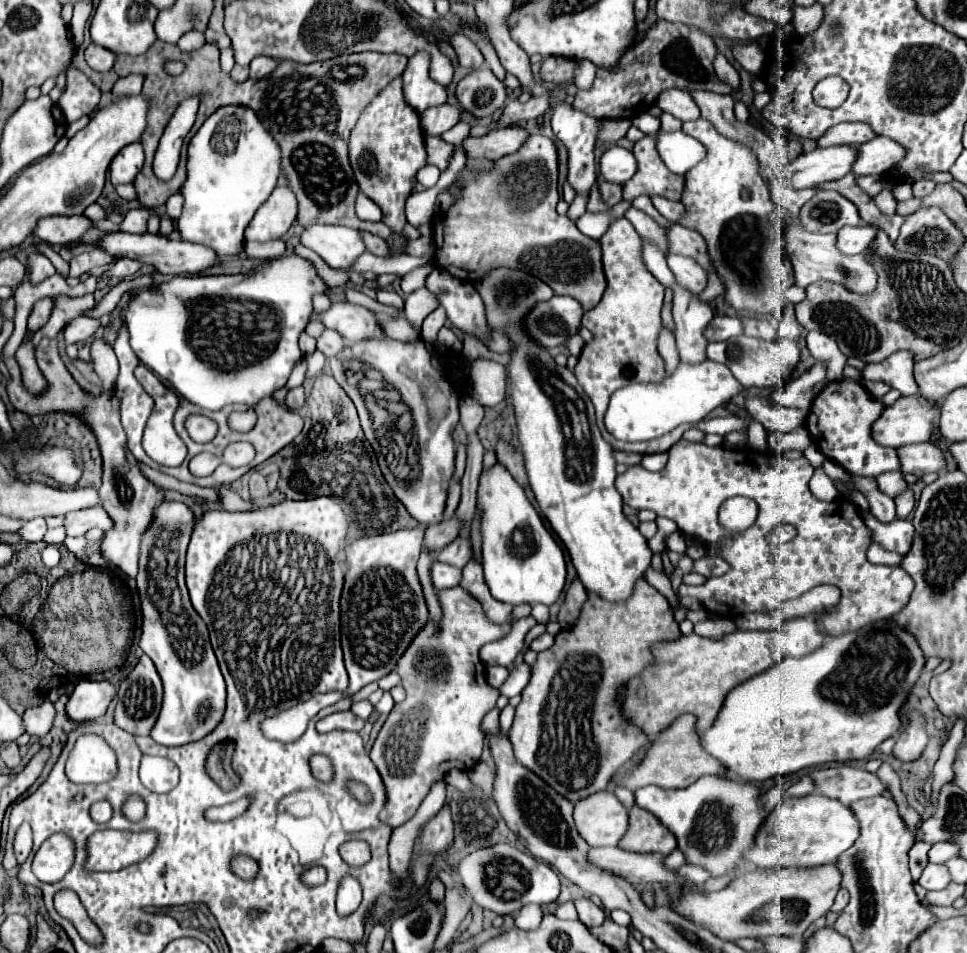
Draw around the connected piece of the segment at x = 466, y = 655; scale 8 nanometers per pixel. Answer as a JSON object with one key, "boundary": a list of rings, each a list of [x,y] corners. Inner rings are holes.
{"boundary":[[[462,587],[438,591],[438,601],[442,607],[440,623],[428,621],[396,665],[406,699],[394,705],[370,751],[370,759],[384,777],[388,795],[380,821],[390,827],[408,821],[432,783],[444,779],[450,769],[472,769],[478,763],[484,749],[480,723],[500,697],[498,689],[486,683],[478,651],[484,643],[504,637],[508,625],[490,623],[480,603]],[[446,761],[452,761],[452,767],[444,767]]]}

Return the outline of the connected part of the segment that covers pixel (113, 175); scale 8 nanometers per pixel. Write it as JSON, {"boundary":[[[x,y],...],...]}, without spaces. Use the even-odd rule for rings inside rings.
{"boundary":[[[126,145],[112,159],[112,165],[110,165],[110,181],[112,181],[112,185],[132,183],[134,177],[136,177],[136,173],[140,169],[142,169],[142,165],[140,165],[140,153],[132,153],[132,145]]]}

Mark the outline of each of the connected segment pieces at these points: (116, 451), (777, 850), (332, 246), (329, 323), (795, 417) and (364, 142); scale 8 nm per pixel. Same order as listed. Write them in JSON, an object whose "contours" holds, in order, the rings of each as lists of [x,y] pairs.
{"contours":[[[[42,339],[40,345],[36,347],[36,361],[44,377],[48,379],[50,387],[42,395],[30,395],[22,387],[22,377],[20,377],[20,367],[16,359],[6,359],[6,367],[10,371],[10,381],[6,385],[8,399],[10,403],[28,415],[34,413],[46,413],[46,411],[76,411],[80,413],[94,429],[100,451],[102,451],[102,461],[104,461],[104,477],[102,477],[102,487],[98,489],[100,493],[100,505],[106,509],[106,513],[112,517],[114,527],[104,533],[100,541],[100,555],[114,563],[128,579],[134,579],[138,573],[138,549],[140,549],[140,537],[148,529],[154,507],[164,501],[162,493],[158,487],[154,487],[138,469],[136,459],[130,455],[130,451],[124,445],[124,429],[120,425],[120,407],[118,399],[112,395],[112,391],[102,393],[102,395],[88,395],[78,387],[78,383],[72,379],[72,375],[66,371],[60,355],[58,355],[58,341],[56,339]]],[[[818,793],[804,797],[784,799],[774,813],[770,813],[760,827],[754,847],[746,851],[744,859],[756,865],[758,869],[770,869],[778,865],[796,865],[796,867],[816,867],[834,863],[840,853],[844,853],[856,837],[860,835],[860,825],[850,807],[840,801],[828,799]]],[[[310,225],[302,231],[300,243],[318,253],[332,269],[352,265],[352,261],[366,251],[356,229],[338,225]]],[[[348,301],[334,303],[326,313],[312,315],[312,319],[318,319],[326,327],[336,329],[350,343],[366,341],[368,337],[386,337],[372,311]]],[[[752,397],[746,409],[770,433],[790,433],[802,427],[806,419],[804,409],[782,407],[778,403],[772,403],[768,397]]],[[[400,77],[394,79],[360,115],[350,143],[350,165],[354,169],[356,181],[360,185],[360,191],[366,193],[380,209],[382,209],[382,223],[386,223],[392,233],[404,237],[404,225],[406,225],[406,217],[404,217],[404,201],[408,199],[408,195],[412,193],[412,183],[414,177],[418,173],[418,169],[422,169],[426,165],[426,143],[424,143],[424,131],[420,127],[420,115],[404,101],[402,95],[402,81]]]]}

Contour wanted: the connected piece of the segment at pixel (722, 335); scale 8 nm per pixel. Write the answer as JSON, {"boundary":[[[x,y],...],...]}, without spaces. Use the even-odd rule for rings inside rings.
{"boundary":[[[714,315],[714,319],[708,323],[708,329],[704,329],[710,343],[714,341],[726,341],[730,337],[742,335],[742,323],[738,317],[732,315]]]}

